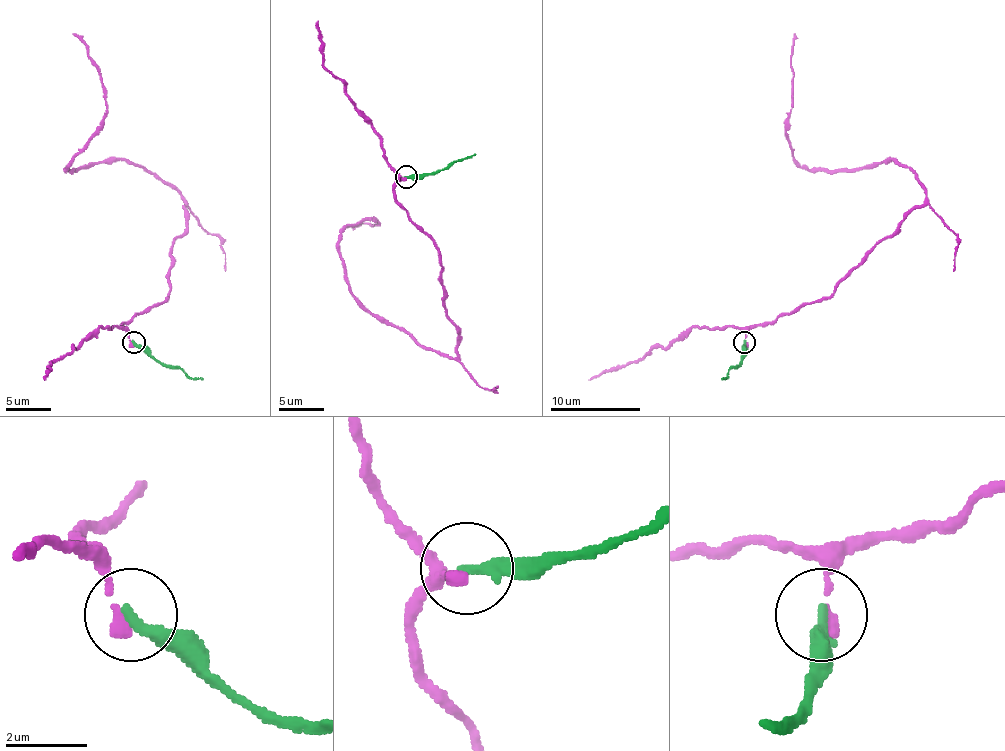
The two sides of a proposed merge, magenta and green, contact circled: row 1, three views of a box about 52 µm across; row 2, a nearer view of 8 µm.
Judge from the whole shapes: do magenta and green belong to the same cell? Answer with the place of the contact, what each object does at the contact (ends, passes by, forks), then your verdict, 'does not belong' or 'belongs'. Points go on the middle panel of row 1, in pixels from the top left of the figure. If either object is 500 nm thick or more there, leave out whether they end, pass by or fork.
(406, 177) | magenta ends | green ends | does not belong

